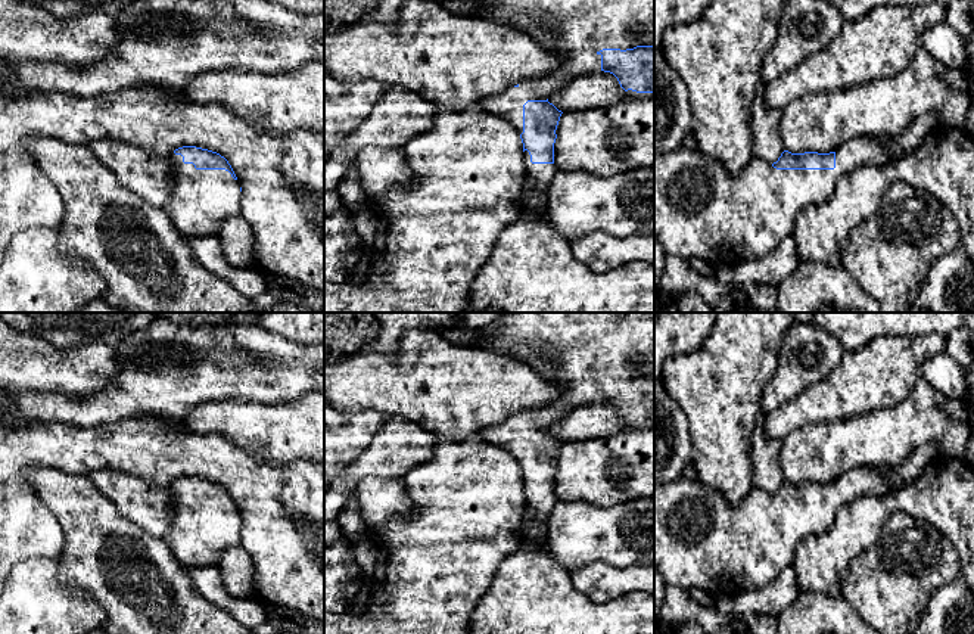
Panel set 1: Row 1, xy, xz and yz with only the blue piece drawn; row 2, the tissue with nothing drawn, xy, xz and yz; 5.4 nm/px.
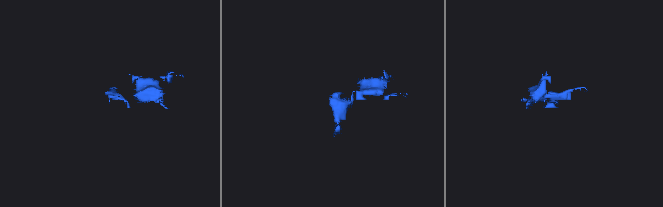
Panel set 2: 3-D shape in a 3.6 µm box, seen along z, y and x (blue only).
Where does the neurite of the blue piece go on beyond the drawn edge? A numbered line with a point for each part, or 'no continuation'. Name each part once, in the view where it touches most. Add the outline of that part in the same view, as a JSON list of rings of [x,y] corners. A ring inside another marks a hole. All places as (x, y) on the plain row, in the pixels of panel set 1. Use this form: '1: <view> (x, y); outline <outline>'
1: yz (700, 541); outline [[[862,466],[835,481],[834,500],[777,500],[771,492],[751,488],[743,503],[731,506],[722,494],[700,482],[681,476],[675,482],[654,484],[654,565],[668,587],[690,593],[694,588],[709,591],[715,600],[729,599],[743,591],[766,587],[785,568],[790,568],[794,550],[807,538],[825,534],[835,513],[861,495],[883,495],[889,485],[875,466]]]

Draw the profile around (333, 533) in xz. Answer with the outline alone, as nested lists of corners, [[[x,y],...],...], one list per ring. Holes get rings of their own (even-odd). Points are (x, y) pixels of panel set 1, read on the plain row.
[[[337,520],[324,522],[324,547],[343,540],[343,531]]]

